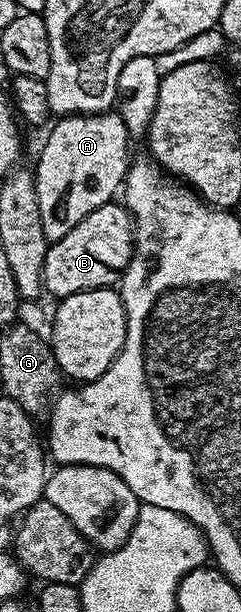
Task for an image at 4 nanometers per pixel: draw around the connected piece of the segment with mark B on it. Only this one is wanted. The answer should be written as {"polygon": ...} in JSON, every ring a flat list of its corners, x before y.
{"polygon":[[117,200,104,202,95,212,83,216,63,240,50,242,43,260,44,293,60,300,79,292,116,287,133,258,133,227,132,216]]}

